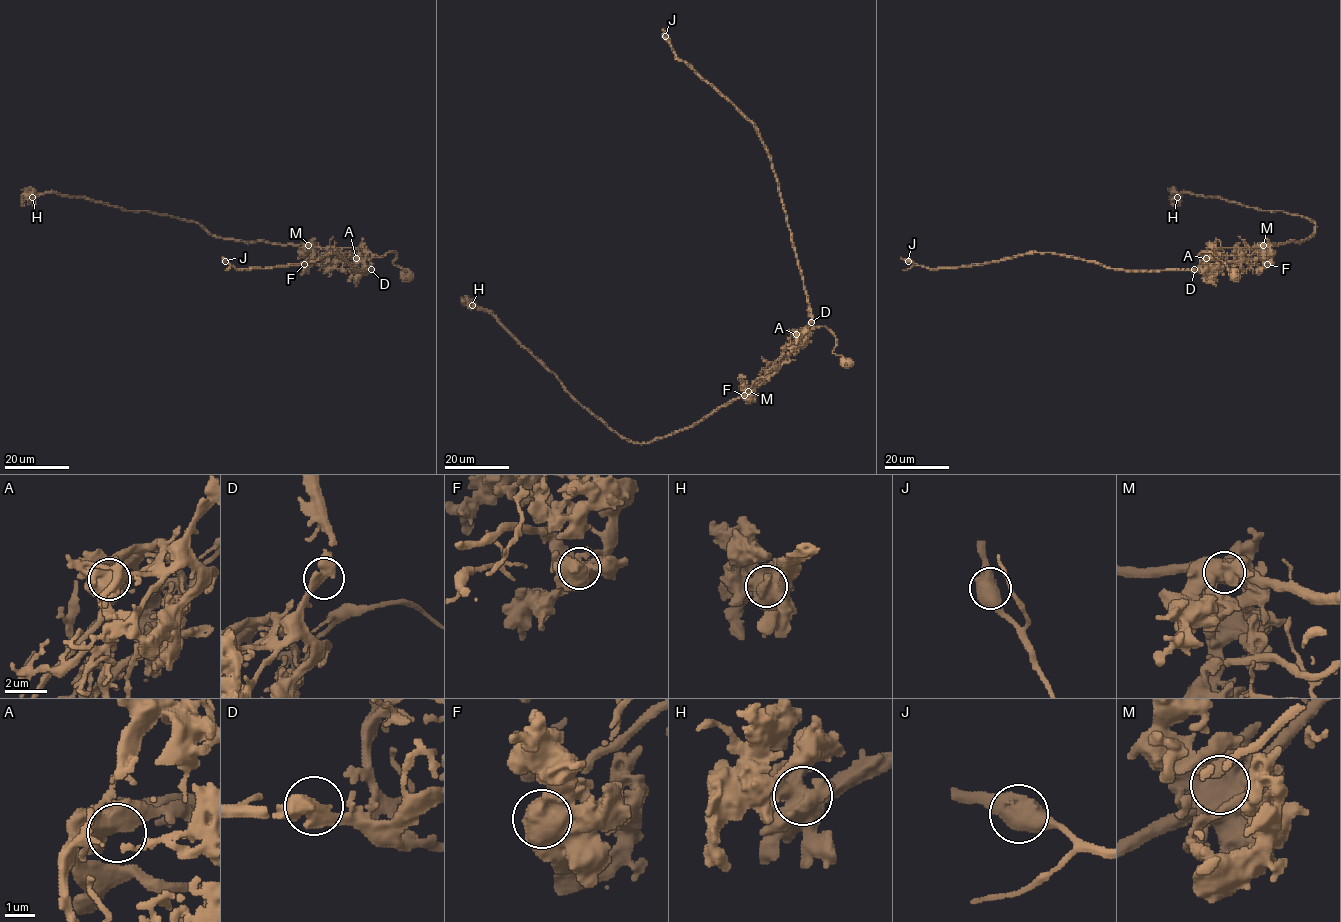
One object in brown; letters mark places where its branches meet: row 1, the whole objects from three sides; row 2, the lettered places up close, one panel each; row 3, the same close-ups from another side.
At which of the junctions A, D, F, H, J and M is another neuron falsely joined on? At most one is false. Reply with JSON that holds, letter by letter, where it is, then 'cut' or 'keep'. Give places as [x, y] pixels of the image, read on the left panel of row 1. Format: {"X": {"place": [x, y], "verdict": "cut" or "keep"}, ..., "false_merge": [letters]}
{"A": {"place": [356, 258], "verdict": "keep"}, "D": {"place": [371, 269], "verdict": "keep"}, "F": {"place": [304, 264], "verdict": "keep"}, "H": {"place": [32, 197], "verdict": "keep"}, "J": {"place": [225, 261], "verdict": "keep"}, "M": {"place": [308, 245], "verdict": "cut"}, "false_merge": ["M"]}

